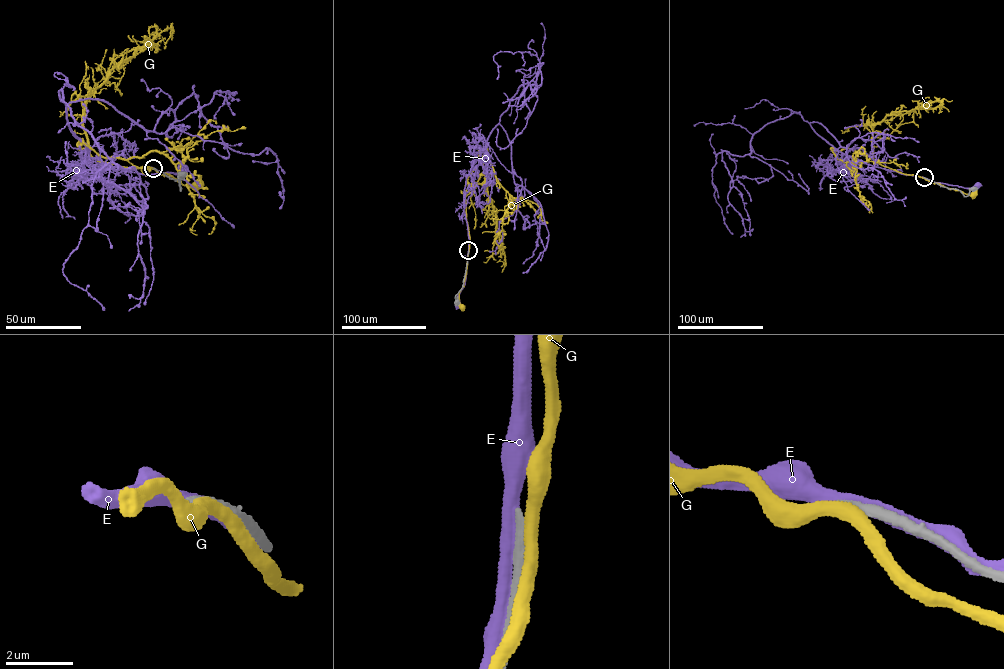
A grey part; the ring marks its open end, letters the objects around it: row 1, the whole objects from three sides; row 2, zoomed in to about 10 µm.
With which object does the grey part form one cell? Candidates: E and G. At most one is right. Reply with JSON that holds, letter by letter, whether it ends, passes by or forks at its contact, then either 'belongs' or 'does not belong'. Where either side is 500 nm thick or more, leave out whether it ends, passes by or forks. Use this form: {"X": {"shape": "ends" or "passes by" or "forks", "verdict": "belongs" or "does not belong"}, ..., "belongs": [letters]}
{"E": {"shape": "passes by", "verdict": "does not belong"}, "G": {"shape": "passes by", "verdict": "does not belong"}, "belongs": []}

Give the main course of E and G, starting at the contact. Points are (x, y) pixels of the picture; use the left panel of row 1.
E: (154, 168), (161, 172), (179, 173), (178, 175), (181, 169)
G: (154, 168), (160, 174), (169, 174), (182, 184), (190, 186), (198, 181)

